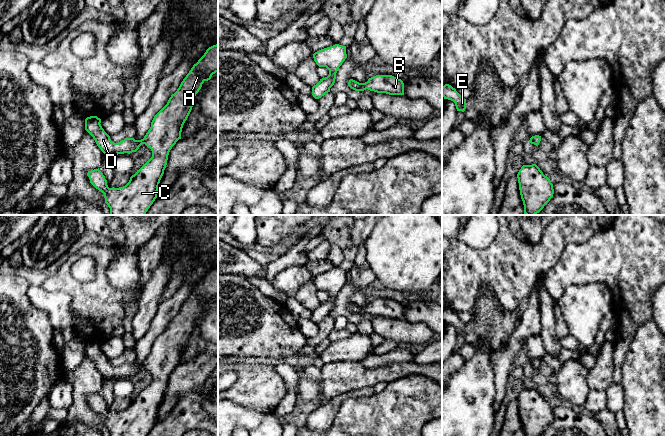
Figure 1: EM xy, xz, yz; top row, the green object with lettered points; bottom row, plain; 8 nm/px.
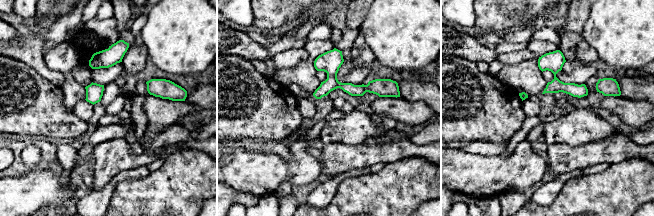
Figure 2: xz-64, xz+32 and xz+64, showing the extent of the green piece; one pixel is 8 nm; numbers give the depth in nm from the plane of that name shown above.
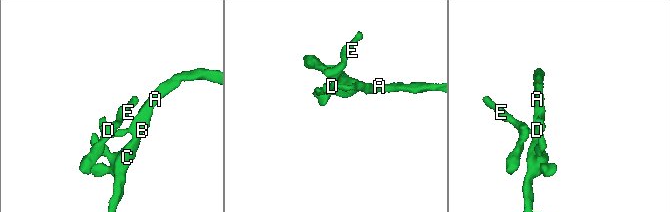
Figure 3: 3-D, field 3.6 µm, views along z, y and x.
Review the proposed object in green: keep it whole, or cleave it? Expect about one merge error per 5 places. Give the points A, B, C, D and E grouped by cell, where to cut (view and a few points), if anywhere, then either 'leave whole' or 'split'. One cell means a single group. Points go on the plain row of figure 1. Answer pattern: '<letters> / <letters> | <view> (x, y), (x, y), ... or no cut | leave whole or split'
A B C D E | no cut | leave whole

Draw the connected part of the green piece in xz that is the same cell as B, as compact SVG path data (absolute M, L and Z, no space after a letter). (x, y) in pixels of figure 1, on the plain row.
M376 299L369 302L365 307L359 307L350 303L348 310L355 315L364 315L368 313L377 317L404 319L403 305L392 299Z

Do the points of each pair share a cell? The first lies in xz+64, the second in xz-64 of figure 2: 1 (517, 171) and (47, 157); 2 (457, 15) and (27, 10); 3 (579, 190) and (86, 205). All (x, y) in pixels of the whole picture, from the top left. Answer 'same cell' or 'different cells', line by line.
1: same cell
2: same cell
3: different cells

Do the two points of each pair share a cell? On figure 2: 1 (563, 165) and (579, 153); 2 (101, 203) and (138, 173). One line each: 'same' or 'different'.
1: same
2: same

